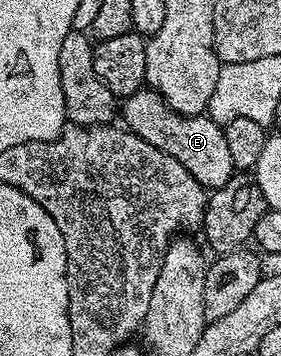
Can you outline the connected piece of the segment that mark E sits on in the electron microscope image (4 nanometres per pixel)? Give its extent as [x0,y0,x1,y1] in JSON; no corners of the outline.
[121,89,236,191]

